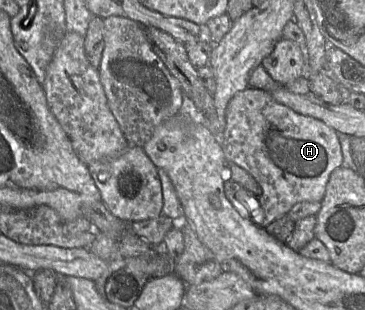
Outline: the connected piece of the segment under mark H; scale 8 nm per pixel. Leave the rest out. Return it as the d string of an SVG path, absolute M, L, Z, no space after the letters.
M247 87L229 101L225 112L225 129L221 137L225 157L222 171L225 194L238 213L265 228L276 219L287 215L299 202L321 202L331 173L342 165L342 151L337 132L324 122L300 114L278 103L269 91Z

